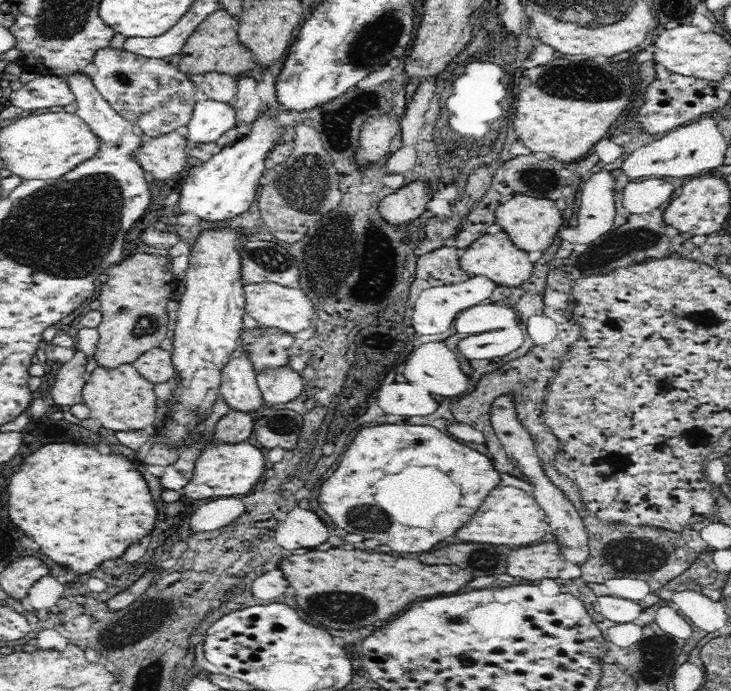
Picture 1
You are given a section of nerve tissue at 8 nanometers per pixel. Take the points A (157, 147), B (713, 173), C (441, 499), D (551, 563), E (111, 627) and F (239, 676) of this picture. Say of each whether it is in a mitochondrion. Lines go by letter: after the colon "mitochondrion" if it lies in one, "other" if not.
A: other
B: other
C: other
D: other
E: mitochondrion
F: other

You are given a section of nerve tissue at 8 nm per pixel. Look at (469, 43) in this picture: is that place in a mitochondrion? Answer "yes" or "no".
no

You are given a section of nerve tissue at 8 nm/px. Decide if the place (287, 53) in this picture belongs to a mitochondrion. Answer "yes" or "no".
no

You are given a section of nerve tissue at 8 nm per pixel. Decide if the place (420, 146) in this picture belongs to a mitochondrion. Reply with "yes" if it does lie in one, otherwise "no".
no

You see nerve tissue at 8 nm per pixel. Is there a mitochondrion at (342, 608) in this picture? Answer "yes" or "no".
yes

